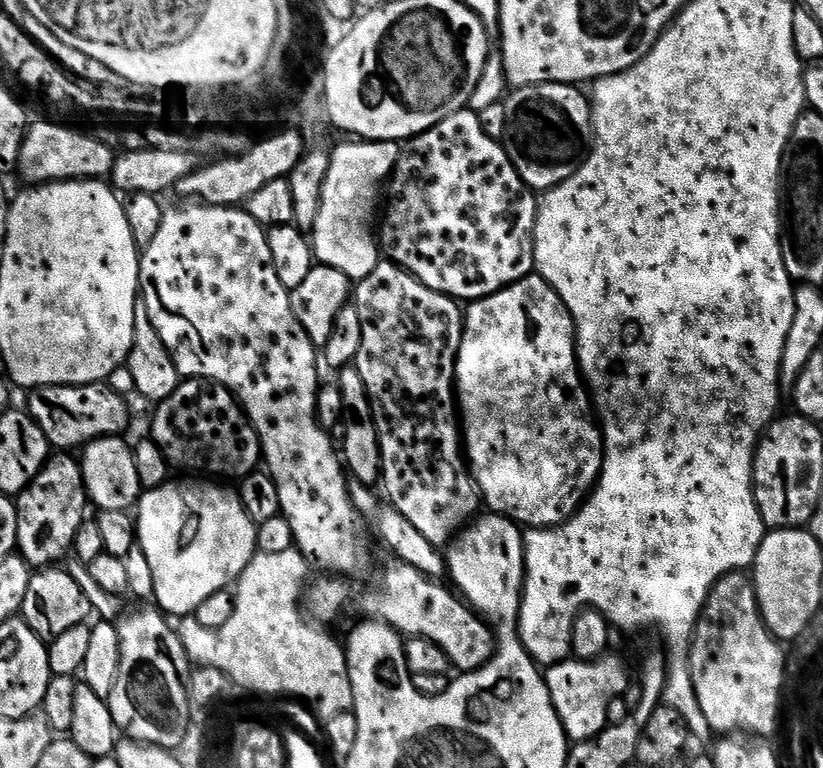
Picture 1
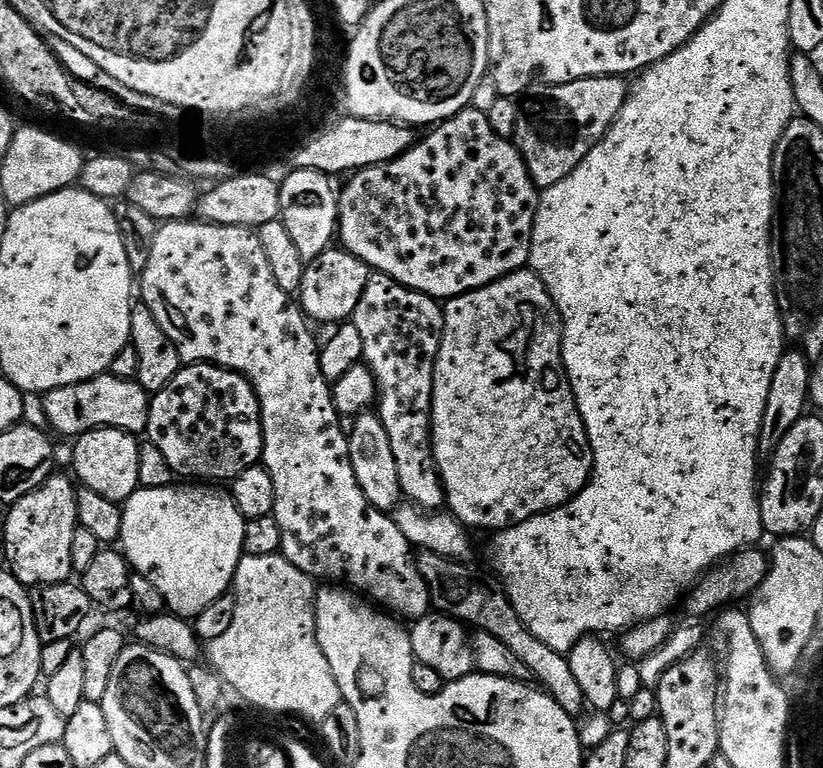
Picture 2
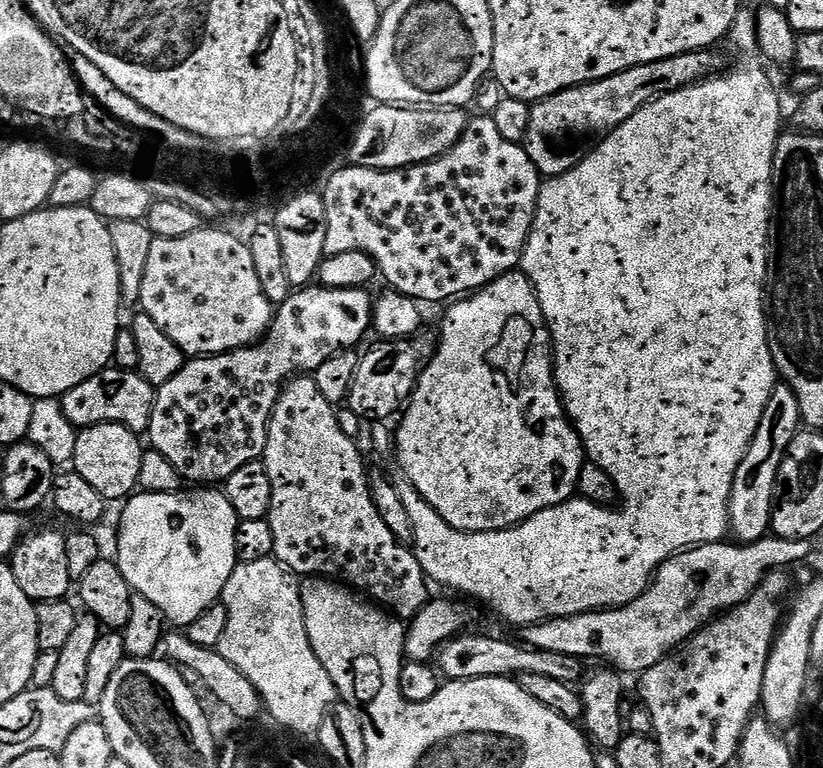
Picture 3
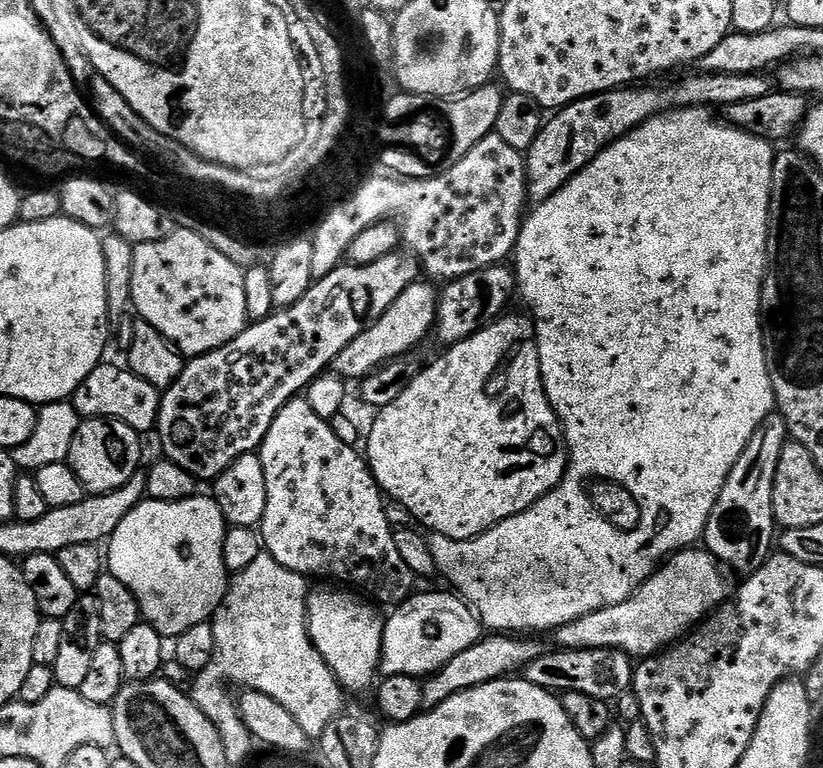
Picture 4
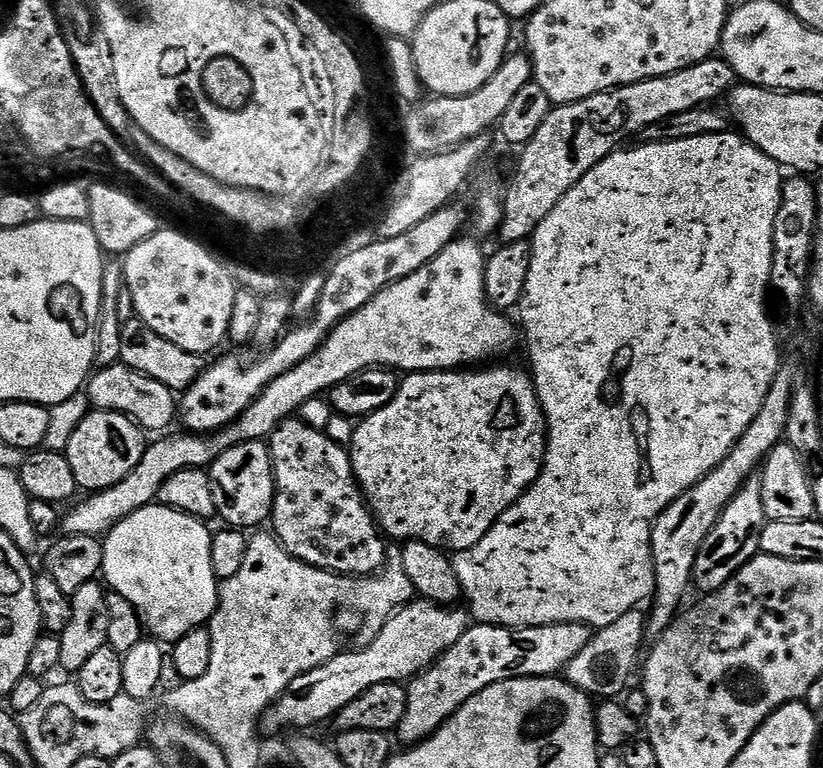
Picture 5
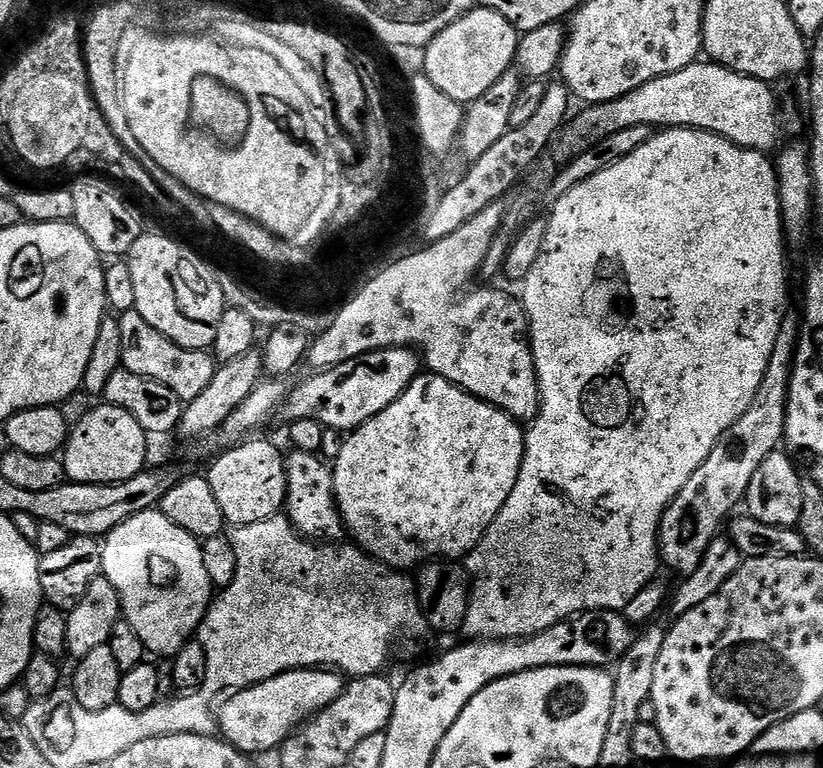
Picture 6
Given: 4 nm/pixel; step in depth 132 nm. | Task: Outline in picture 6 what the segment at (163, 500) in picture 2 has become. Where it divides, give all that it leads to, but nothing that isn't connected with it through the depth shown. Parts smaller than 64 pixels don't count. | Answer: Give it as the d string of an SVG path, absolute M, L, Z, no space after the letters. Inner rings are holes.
M159 510L134 514L103 537L102 575L118 590L123 619L151 655L175 656L204 621L214 589L206 578L200 546L201 541L182 526L174 526Z

